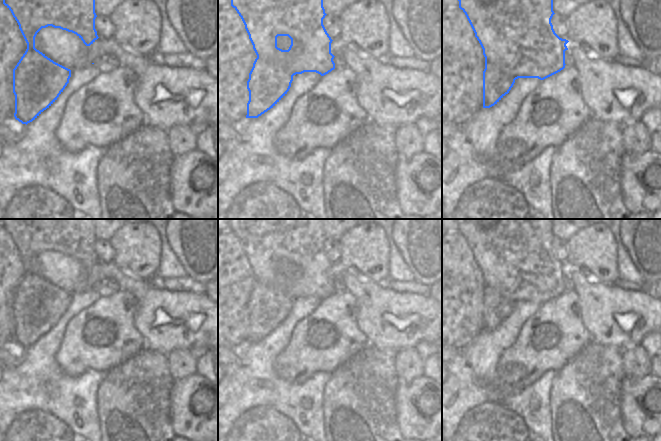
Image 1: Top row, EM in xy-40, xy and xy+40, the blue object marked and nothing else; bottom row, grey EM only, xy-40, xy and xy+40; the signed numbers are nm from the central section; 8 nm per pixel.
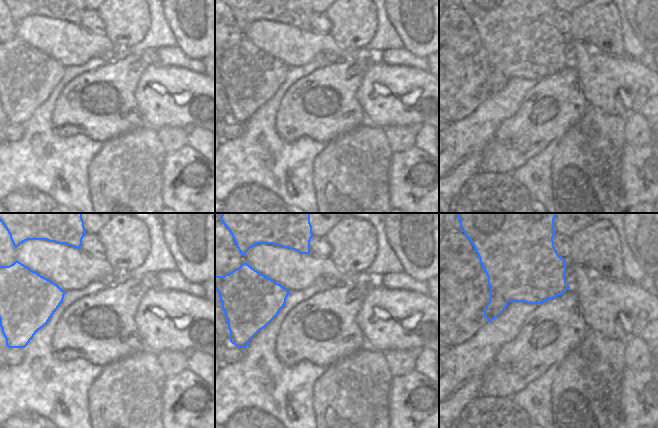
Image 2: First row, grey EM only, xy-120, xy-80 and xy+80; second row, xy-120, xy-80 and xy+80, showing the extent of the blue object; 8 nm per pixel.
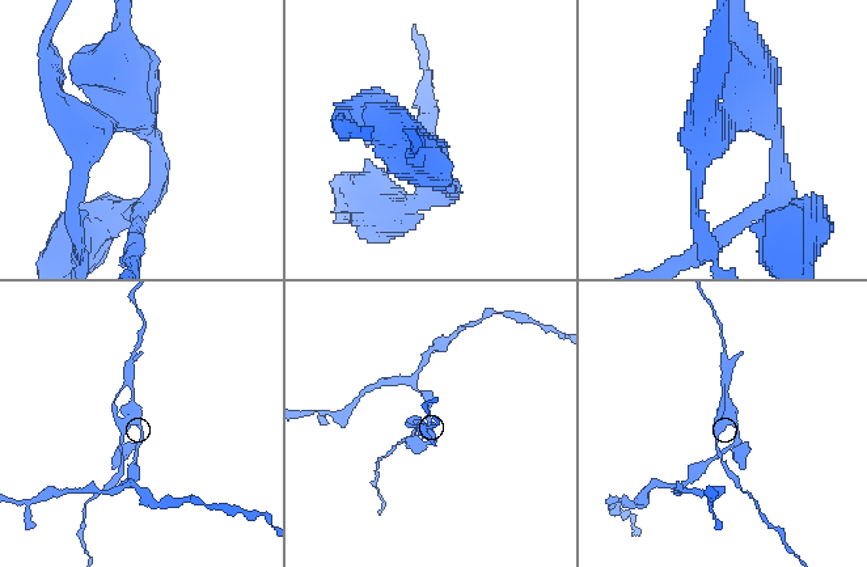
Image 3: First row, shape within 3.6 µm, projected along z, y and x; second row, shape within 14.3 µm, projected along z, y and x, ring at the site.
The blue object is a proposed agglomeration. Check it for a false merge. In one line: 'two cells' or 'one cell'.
two cells

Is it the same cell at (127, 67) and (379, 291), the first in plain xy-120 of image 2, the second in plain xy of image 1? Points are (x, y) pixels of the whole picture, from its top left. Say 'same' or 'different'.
different

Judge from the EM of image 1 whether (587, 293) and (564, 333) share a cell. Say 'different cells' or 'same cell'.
different cells

